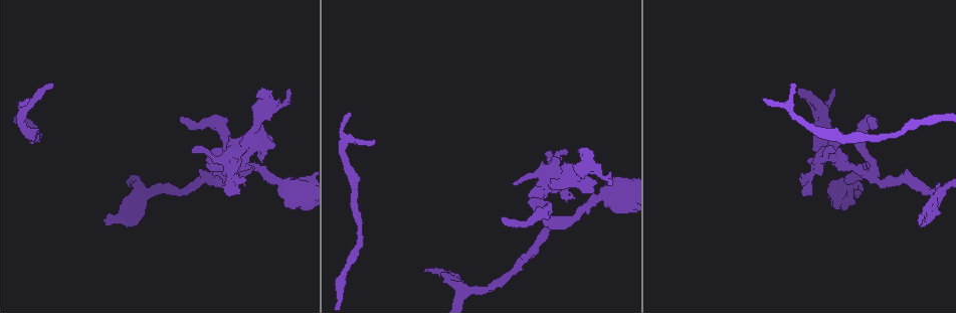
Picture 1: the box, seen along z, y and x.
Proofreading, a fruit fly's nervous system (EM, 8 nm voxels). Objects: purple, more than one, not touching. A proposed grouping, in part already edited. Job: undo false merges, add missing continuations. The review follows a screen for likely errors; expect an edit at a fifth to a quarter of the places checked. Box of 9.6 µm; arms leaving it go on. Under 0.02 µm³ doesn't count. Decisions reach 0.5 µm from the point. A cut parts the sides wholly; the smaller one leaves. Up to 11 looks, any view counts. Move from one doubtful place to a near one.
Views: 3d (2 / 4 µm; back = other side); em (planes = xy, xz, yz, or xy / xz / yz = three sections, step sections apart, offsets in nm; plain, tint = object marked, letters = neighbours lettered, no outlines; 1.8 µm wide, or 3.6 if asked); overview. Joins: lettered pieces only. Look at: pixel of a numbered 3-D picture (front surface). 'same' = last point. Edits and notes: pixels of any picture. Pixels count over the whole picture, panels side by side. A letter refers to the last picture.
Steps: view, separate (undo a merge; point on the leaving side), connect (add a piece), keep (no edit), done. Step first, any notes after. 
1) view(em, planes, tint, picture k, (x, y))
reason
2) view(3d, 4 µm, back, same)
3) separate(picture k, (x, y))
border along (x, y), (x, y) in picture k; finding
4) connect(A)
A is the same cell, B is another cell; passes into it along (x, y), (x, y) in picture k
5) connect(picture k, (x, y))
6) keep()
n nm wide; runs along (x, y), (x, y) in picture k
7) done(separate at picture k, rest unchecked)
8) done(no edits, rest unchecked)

view(em, planes, tint, picture 1, (374, 141))
branch stops here

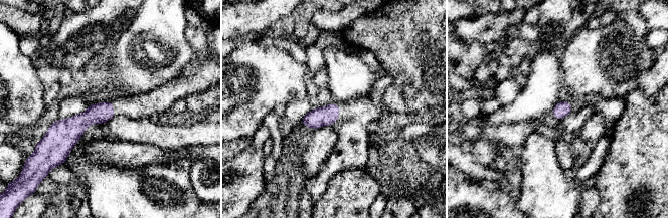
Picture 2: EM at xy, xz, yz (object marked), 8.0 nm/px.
view(em, planes, letters, same)

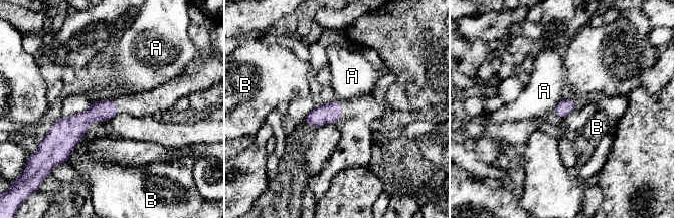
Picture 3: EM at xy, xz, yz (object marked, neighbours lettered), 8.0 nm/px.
keep()
120 nm wide; A and B are other cells; border along (562, 99), (554, 108) in picture 3; none of them fits

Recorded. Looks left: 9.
view(3d, 2 µm, picture 1, (867, 118))
long arm stops here

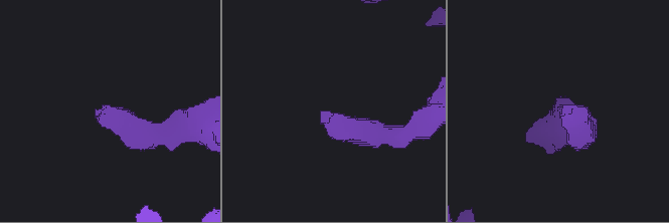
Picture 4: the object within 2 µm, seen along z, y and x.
view(em, planes, letters, picture 4, (95, 116))
need the tissue

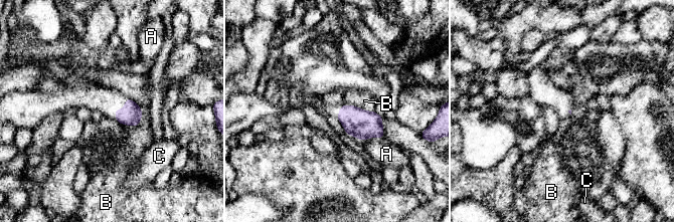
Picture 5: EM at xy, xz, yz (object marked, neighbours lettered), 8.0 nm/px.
keep()
B touches over 220 nm; A, B and C are other cells; none of them fits

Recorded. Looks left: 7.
view(3d, 2 µm, picture 1, (920, 220))
branch stops here

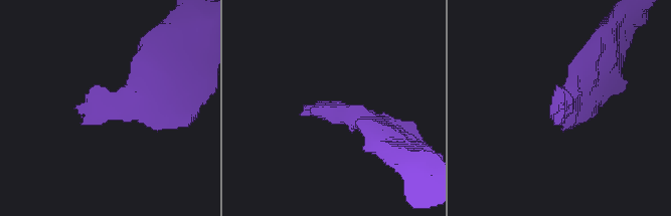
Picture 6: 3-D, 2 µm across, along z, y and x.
view(em, yz, step 16, letters, picture 6, (80, 110))
now the EM

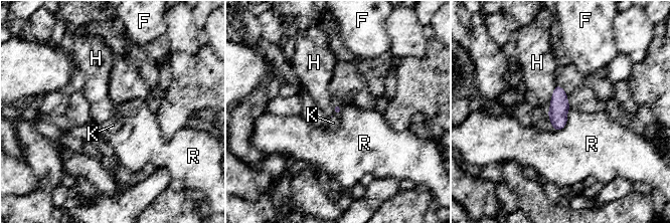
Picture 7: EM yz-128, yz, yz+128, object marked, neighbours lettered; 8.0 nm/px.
connect(K)
K is the same cell, F, H and R are other cells; passes into it along (337, 109), (335, 113), (333, 123) in picture 7; it goes on there

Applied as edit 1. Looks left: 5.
view(overview)

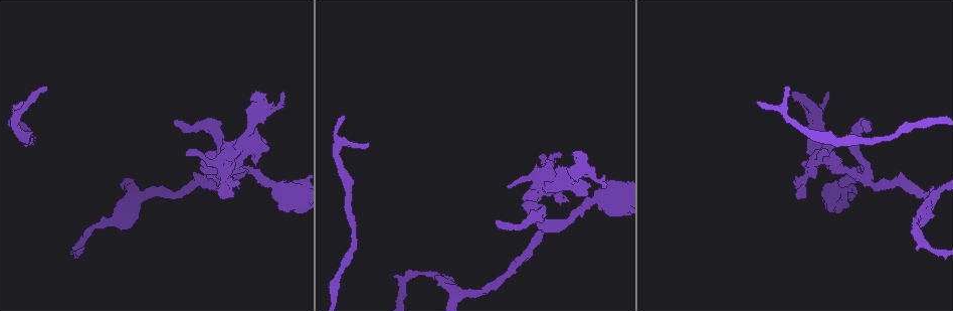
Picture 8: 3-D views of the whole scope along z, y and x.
view(3d, 4 µm, picture 8, (238, 180))
branch stops here

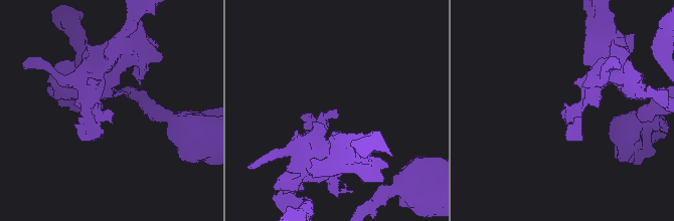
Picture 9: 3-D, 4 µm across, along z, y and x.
view(em, planes, letters, picture 9, (338, 117))

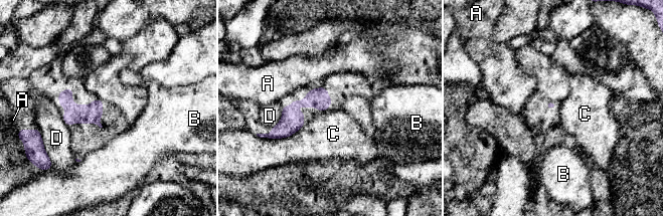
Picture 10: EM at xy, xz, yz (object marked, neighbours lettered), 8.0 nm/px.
keep()
A, B, C and D are other cells; runs along (325, 92), (299, 102), (278, 135) in picture 10; no lettered piece goes on from it

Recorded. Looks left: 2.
view(em, planes, plain, picture 8, (548, 229))
branch point

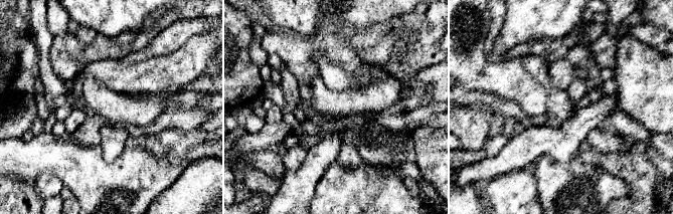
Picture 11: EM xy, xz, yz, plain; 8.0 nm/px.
view(em, planes, letters, same)

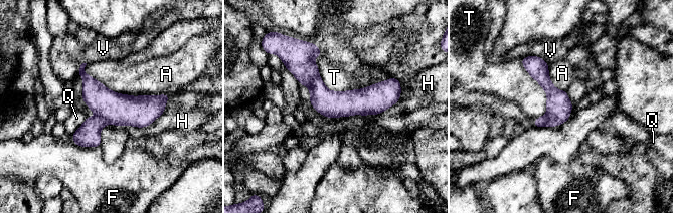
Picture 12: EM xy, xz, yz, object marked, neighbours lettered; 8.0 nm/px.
separate(picture 12, (330, 103))
200 nm wide; A, F, H, Q, T and V are other cells; border along (319, 77), (313, 81), (309, 88) in picture 12; a second neuron is stuck on

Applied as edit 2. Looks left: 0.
done(connect at picture 7, separate at picture 12, rest unchecked)

